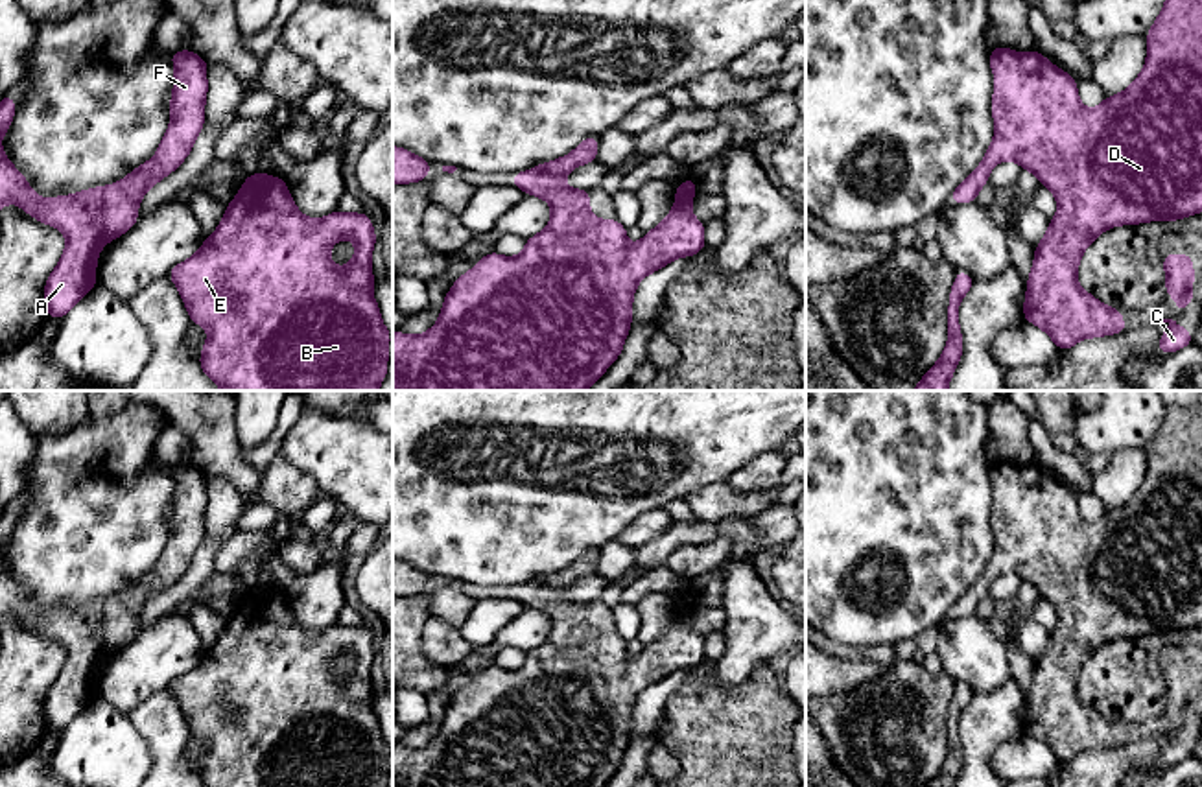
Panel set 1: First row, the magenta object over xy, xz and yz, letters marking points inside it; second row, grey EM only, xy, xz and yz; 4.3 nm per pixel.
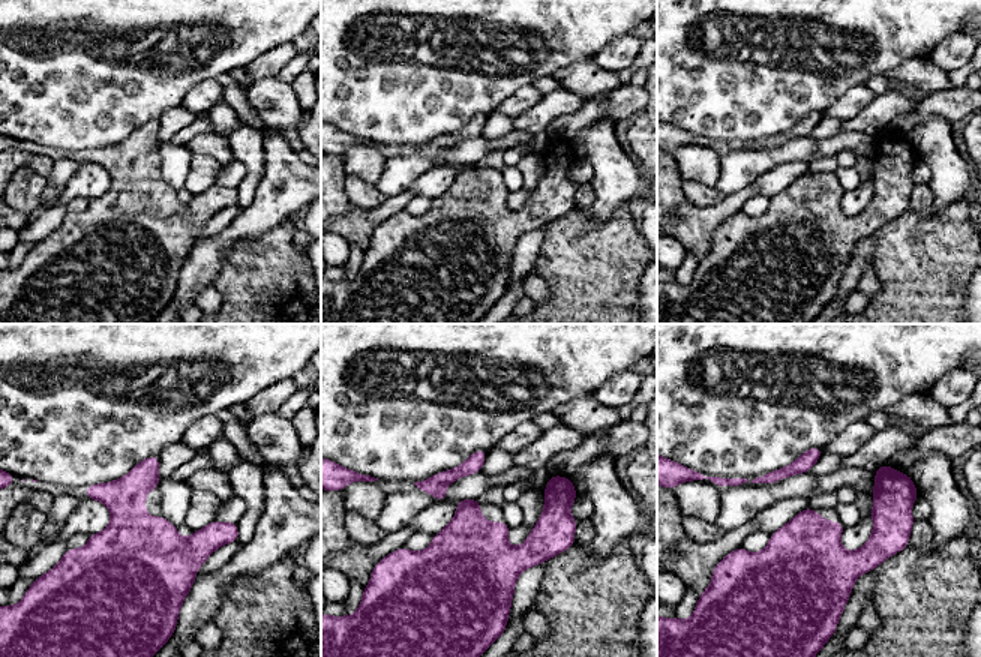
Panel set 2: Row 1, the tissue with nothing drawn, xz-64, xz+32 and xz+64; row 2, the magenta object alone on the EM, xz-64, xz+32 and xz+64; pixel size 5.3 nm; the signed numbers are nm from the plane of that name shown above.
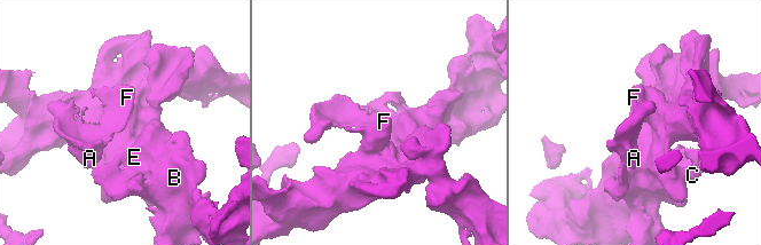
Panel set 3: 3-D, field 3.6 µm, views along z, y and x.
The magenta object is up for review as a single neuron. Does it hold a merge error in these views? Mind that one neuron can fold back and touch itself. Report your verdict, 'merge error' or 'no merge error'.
no merge error

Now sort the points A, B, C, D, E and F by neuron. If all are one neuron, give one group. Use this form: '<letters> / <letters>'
A B C D E F

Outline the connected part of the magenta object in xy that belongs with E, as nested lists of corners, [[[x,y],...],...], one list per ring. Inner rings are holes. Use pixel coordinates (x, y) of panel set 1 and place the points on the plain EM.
[[[254,584],[227,617],[227,625],[210,651],[188,673],[171,680],[168,689],[179,702],[190,735],[208,743],[199,769],[205,787],[387,787],[391,745],[383,739],[372,710],[371,665],[376,658],[372,634],[365,625],[339,623],[321,632],[306,630],[289,610],[288,595]],[[343,651],[356,656],[354,671],[336,680],[330,660]]]

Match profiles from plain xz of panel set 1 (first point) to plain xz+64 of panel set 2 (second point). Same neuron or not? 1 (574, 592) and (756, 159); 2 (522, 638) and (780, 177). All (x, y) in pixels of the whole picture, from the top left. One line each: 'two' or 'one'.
1: one
2: one

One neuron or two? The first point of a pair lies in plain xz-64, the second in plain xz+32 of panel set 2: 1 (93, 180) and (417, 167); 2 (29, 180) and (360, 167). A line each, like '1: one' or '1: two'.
1: two
2: two

